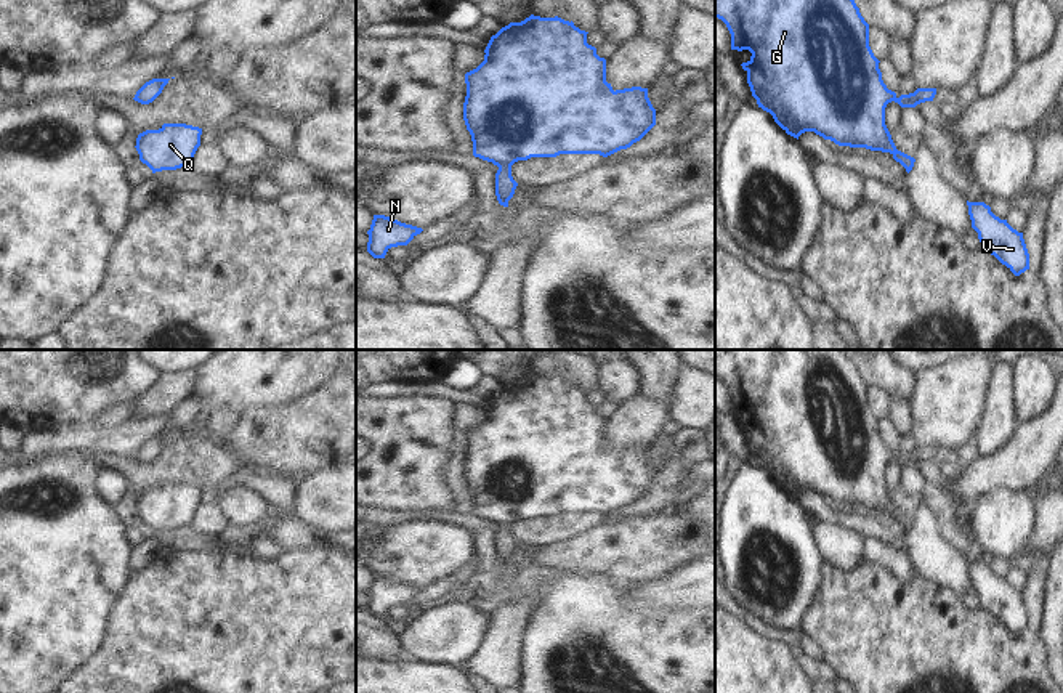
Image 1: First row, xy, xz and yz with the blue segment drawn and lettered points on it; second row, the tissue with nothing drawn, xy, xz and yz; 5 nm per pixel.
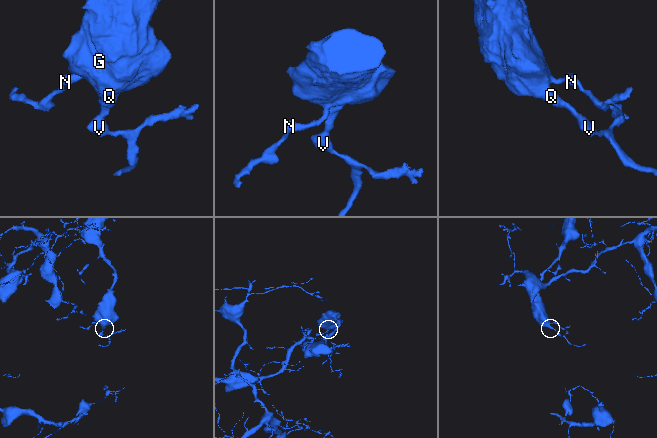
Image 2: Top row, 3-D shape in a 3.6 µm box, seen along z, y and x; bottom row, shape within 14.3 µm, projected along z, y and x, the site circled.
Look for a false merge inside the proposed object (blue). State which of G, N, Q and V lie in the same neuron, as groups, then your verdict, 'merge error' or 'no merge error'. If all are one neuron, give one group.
groups G N Q V; no merge error

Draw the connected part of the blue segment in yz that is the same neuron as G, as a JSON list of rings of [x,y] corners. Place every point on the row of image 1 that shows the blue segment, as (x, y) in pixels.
[[[715,0],[715,18],[721,19],[731,34],[731,50],[752,53],[742,69],[758,107],[770,112],[774,122],[790,136],[814,132],[839,146],[866,148],[890,152],[909,173],[915,159],[898,151],[885,125],[885,107],[895,101],[901,107],[915,107],[933,101],[936,88],[917,88],[896,96],[882,80],[879,59],[869,47],[869,24],[855,0]]]

